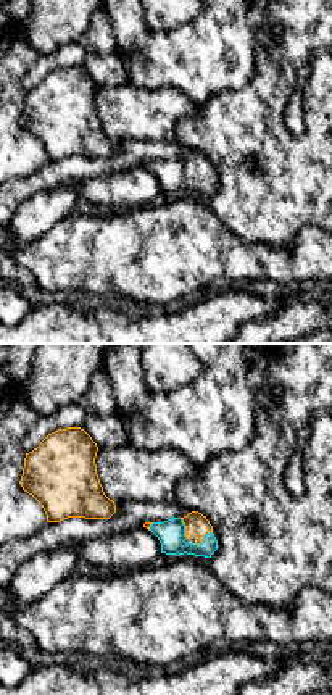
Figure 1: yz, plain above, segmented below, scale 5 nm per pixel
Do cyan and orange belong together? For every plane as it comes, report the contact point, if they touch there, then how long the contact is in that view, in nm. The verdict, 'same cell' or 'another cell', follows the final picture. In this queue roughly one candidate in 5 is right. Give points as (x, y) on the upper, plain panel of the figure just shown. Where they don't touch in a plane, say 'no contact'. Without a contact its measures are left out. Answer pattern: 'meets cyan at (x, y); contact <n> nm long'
meets cyan at (203, 178); contact 110 nm long

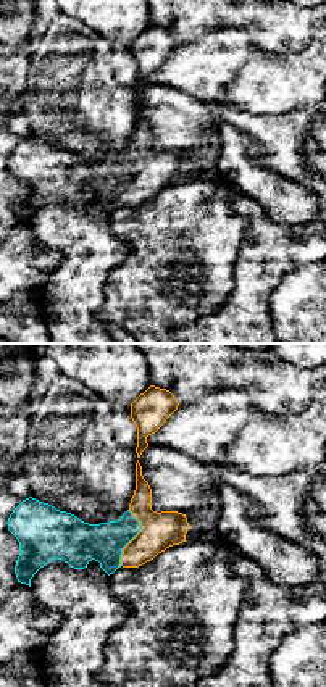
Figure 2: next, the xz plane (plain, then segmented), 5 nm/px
meets cyan at (134, 174); contact 280 nm long

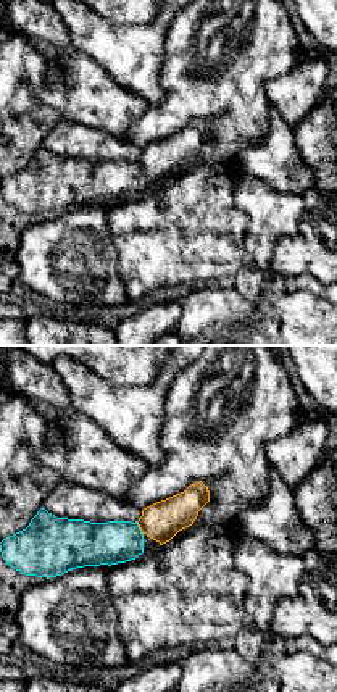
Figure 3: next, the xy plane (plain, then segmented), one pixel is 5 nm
meets cyan at (139, 166); contact 80 nm long

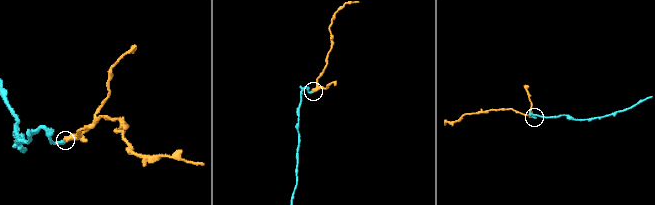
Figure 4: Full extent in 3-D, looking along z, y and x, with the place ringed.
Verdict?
same cell

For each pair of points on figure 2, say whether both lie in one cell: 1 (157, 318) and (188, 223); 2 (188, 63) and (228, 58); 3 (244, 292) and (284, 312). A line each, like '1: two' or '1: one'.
1: one
2: one
3: two

